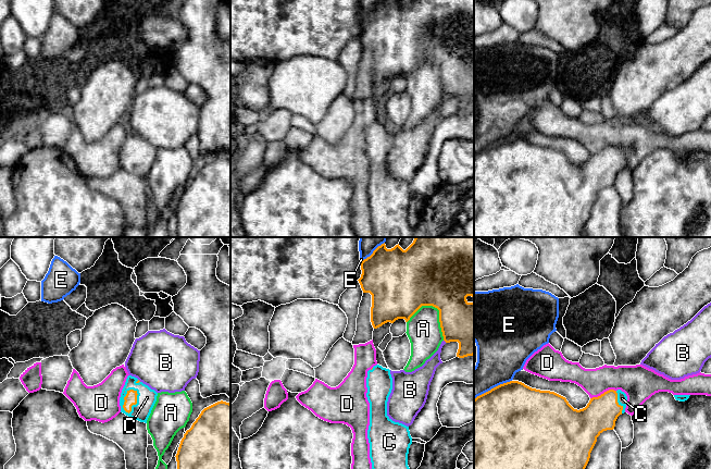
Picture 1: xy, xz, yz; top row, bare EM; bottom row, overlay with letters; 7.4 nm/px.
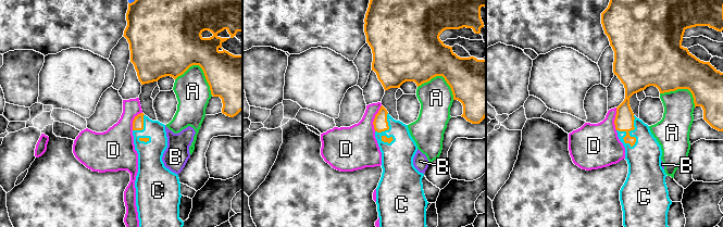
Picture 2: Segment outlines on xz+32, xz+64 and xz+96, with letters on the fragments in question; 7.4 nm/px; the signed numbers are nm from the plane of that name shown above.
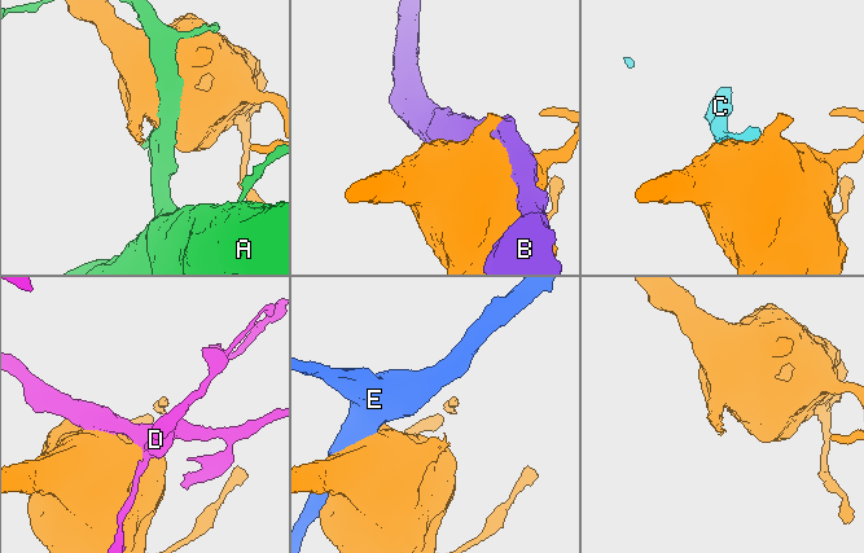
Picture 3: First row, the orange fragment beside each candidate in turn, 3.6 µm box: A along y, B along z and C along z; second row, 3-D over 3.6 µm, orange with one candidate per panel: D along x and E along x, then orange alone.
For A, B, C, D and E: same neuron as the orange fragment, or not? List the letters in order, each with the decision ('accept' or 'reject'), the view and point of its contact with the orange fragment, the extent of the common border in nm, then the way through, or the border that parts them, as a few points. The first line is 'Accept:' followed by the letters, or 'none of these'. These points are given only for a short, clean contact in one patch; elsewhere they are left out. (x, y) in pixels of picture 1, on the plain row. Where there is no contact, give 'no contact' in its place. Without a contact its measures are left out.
Accept: C
A: reject; contact xz (437, 64); length 320 nm
B: reject; contact xz (445, 97); length 30 nm
C: accept; contact xy (136, 158); length 190 nm; way xy (131, 155), (136, 158), (147, 153)
D: reject; contact yz (603, 149); length 200 nm
E: reject; contact yz (494, 144); length 320 nm

